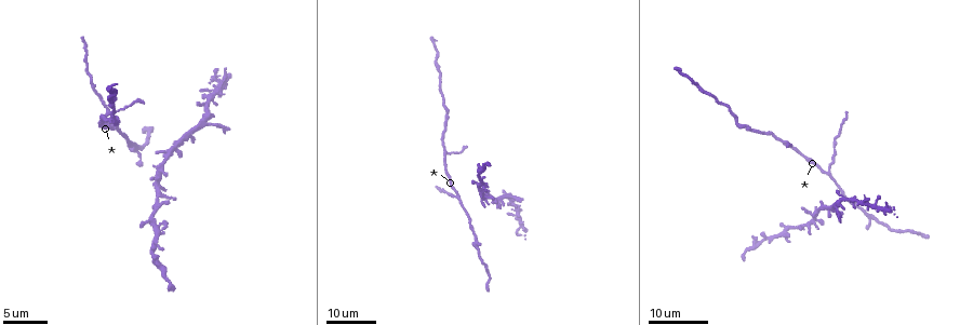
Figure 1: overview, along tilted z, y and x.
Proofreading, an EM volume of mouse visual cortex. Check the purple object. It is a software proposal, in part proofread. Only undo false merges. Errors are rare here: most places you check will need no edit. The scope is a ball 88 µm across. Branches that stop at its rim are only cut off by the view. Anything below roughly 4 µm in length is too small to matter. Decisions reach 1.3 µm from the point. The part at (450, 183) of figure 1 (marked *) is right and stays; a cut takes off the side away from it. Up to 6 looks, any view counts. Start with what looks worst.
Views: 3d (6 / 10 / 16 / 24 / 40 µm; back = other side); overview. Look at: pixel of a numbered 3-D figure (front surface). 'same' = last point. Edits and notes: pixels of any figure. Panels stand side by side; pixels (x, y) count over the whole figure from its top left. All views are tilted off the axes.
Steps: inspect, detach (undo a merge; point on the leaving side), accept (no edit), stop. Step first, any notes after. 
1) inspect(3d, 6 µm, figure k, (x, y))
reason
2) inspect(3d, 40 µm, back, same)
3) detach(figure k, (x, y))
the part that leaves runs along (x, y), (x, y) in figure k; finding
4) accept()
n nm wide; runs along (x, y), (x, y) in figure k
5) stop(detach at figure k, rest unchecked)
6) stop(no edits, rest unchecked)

inspect(3d, 16 µm, figure 1, (444, 151))
branch point

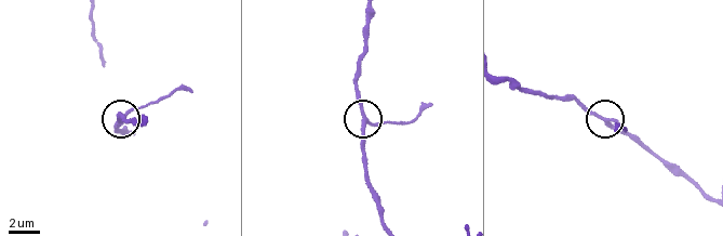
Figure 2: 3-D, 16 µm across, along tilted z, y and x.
inspect(3d, 6 µm, figure 2, (608, 119))

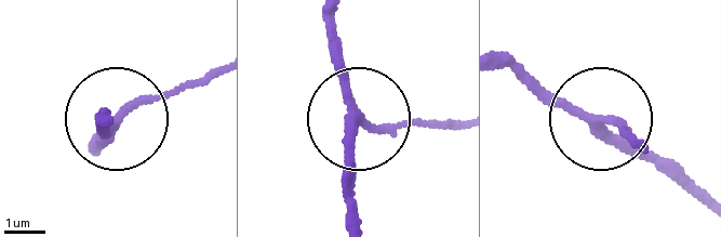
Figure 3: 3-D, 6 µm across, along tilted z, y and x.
accept()
side arm 6 µm; runs along (695, 197), (604, 123), (646, 148) in figure 3; all the same neuron

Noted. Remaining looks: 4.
inspect(3d, 16 µm, figure 1, (830, 173))
a fork

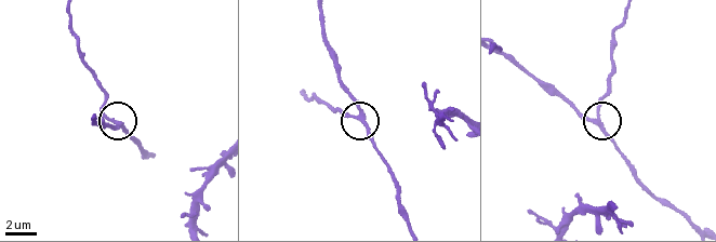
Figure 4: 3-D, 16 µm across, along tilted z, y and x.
inspect(3d, 6 µm, figure 4, (363, 119))
closer look

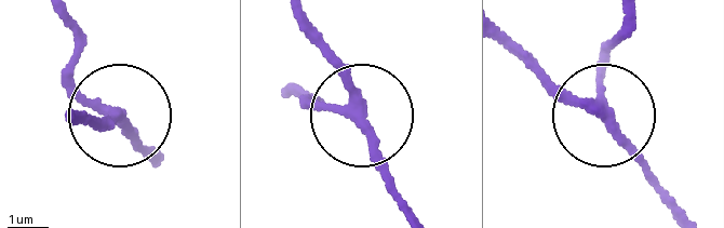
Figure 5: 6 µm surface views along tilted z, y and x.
accept()
runs along (507, 41), (573, 99), (601, 107), (620, 13) in figure 5; continuous, no second neuron

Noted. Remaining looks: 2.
inspect(3d, 24 µm, figure 1, (818, 208))
three arms meet

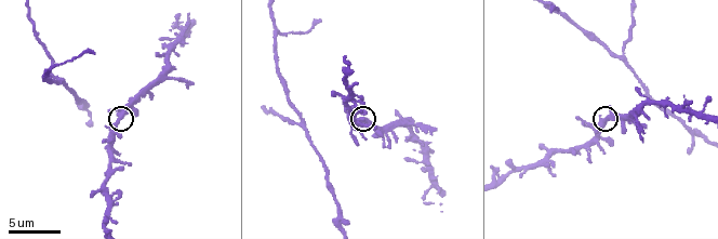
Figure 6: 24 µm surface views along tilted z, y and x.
inspect(3d, 6 µm, figure 6, (121, 119))
zoom in

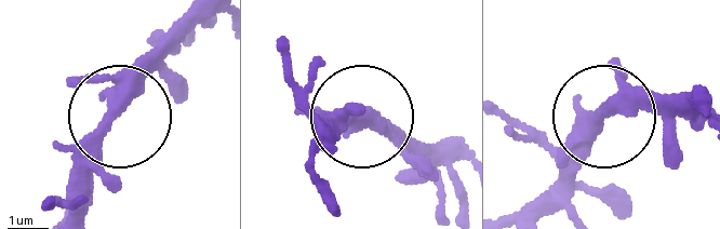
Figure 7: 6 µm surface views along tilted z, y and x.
accept()
290 nm wide; all the same neuron

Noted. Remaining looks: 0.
stop(no edits, rest unchecked)

